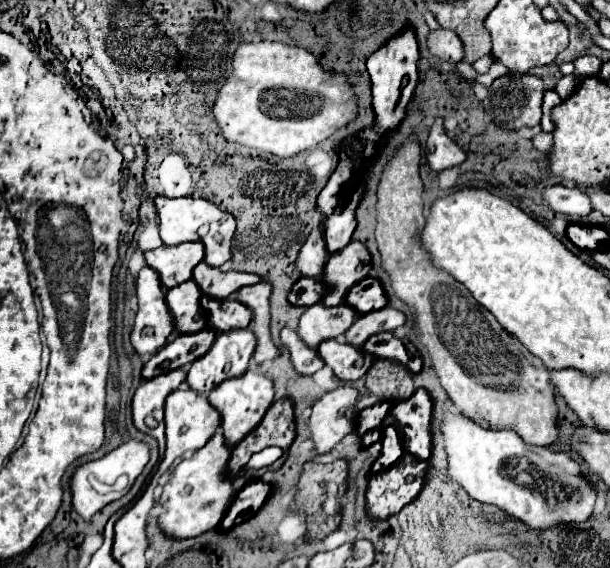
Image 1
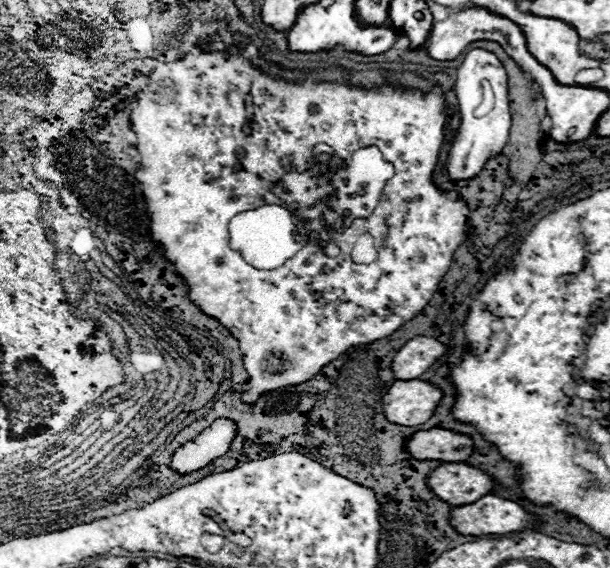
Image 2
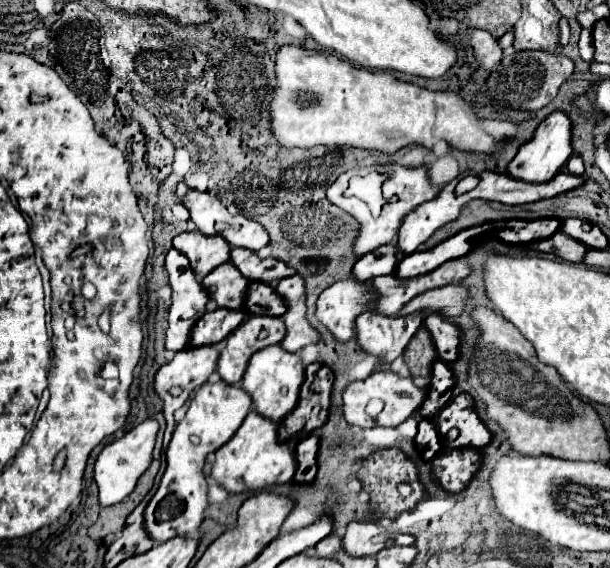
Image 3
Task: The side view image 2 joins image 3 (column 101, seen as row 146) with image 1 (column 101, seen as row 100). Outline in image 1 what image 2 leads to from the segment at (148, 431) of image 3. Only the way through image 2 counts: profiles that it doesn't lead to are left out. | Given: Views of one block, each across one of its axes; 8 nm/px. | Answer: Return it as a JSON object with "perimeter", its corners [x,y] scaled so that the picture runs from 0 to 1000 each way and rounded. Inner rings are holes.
{"perimeter":[[[210,775],[210,778],[197,782],[190,792],[184,792],[180,799],[174,799],[170,806],[151,810],[151,813],[131,820],[121,831],[118,845],[115,845],[115,856],[118,856],[118,891],[121,891],[121,898],[138,915],[148,915],[174,887],[200,877],[211,864],[208,859],[210,842],[213,842],[213,852],[210,856],[216,856],[220,845],[233,835],[233,827],[243,817],[243,810],[246,810],[243,782],[236,782],[230,775]]]}

